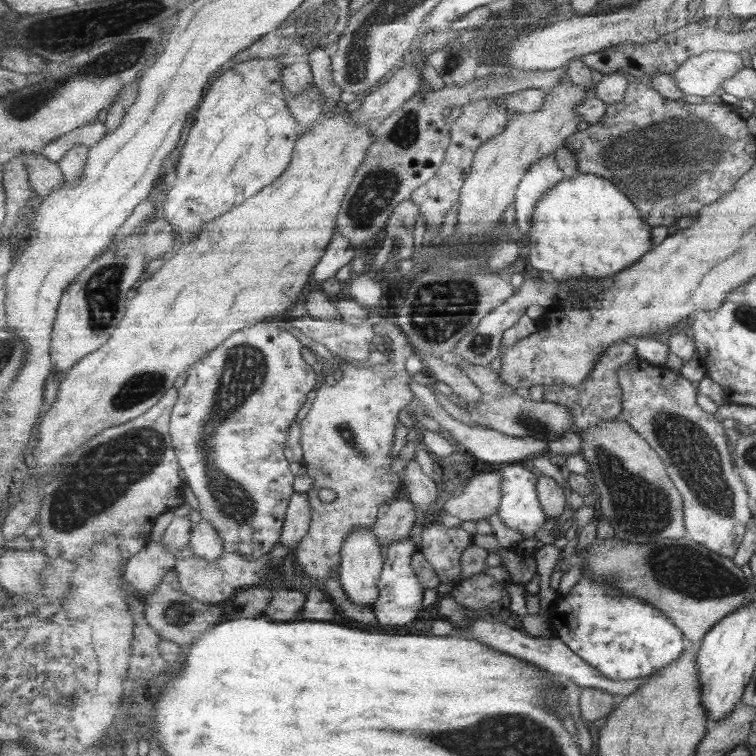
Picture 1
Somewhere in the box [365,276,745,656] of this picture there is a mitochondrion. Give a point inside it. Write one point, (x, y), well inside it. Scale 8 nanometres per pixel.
(692, 450)

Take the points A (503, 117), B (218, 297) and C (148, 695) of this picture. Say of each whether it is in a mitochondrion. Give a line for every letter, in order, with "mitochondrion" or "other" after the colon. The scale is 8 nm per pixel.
A: other
B: other
C: other

